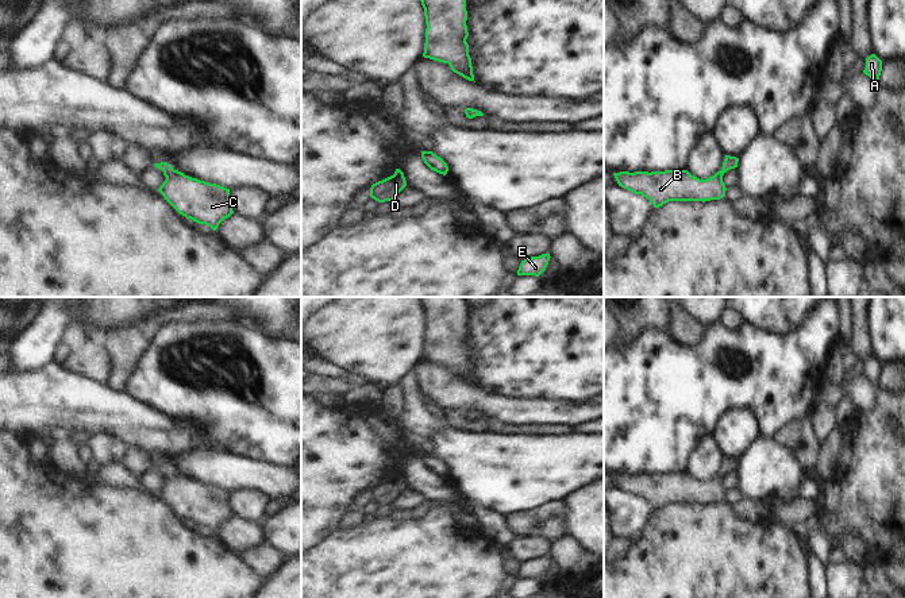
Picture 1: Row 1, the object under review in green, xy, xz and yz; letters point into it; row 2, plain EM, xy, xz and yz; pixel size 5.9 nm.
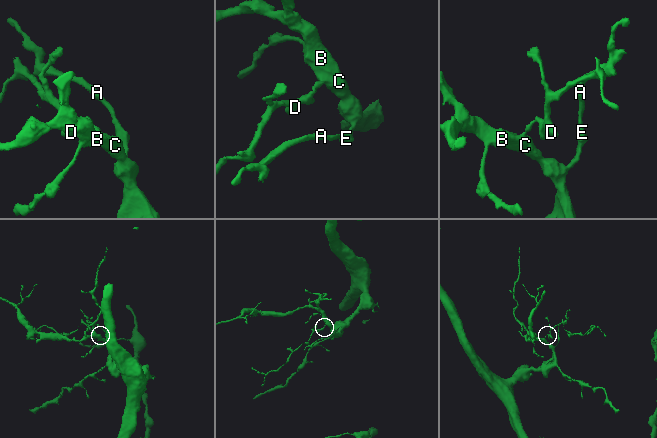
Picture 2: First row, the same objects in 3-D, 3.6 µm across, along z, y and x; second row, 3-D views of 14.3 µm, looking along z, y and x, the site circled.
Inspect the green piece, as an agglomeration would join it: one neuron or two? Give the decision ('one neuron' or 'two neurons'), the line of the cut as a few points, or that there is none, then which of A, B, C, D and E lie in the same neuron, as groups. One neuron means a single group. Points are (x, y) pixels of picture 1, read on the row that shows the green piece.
one neuron; no cut; A B C D E

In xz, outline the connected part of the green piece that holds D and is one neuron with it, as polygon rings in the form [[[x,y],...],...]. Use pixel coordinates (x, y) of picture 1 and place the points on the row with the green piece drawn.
[[[396,169],[393,175],[371,185],[370,197],[378,202],[393,201],[405,186],[404,173]]]

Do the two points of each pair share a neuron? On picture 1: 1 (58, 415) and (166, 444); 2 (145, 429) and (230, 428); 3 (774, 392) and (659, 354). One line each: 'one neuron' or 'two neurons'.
1: one neuron
2: two neurons
3: one neuron

